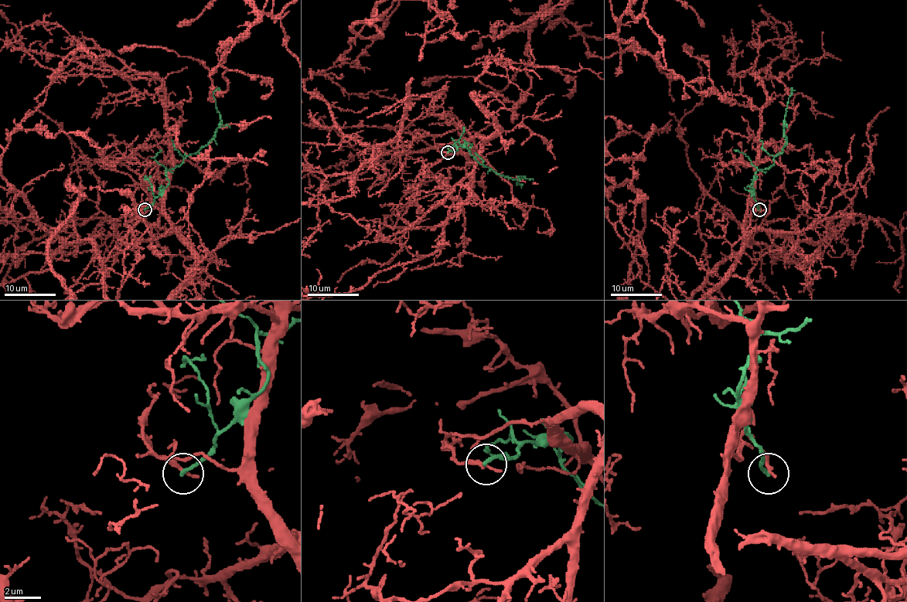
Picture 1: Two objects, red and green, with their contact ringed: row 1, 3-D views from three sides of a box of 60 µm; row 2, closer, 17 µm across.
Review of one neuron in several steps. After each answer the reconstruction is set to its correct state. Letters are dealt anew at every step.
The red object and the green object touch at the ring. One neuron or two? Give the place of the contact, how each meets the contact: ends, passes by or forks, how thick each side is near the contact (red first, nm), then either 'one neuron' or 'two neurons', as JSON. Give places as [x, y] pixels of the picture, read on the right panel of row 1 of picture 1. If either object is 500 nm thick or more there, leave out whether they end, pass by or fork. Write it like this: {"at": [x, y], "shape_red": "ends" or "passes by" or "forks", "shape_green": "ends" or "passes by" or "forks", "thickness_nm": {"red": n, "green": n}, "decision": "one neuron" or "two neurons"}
{"at": [759, 209], "shape_red": "ends", "shape_green": "ends", "thickness_nm": {"red": 280, "green": 200}, "decision": "two neurons"}

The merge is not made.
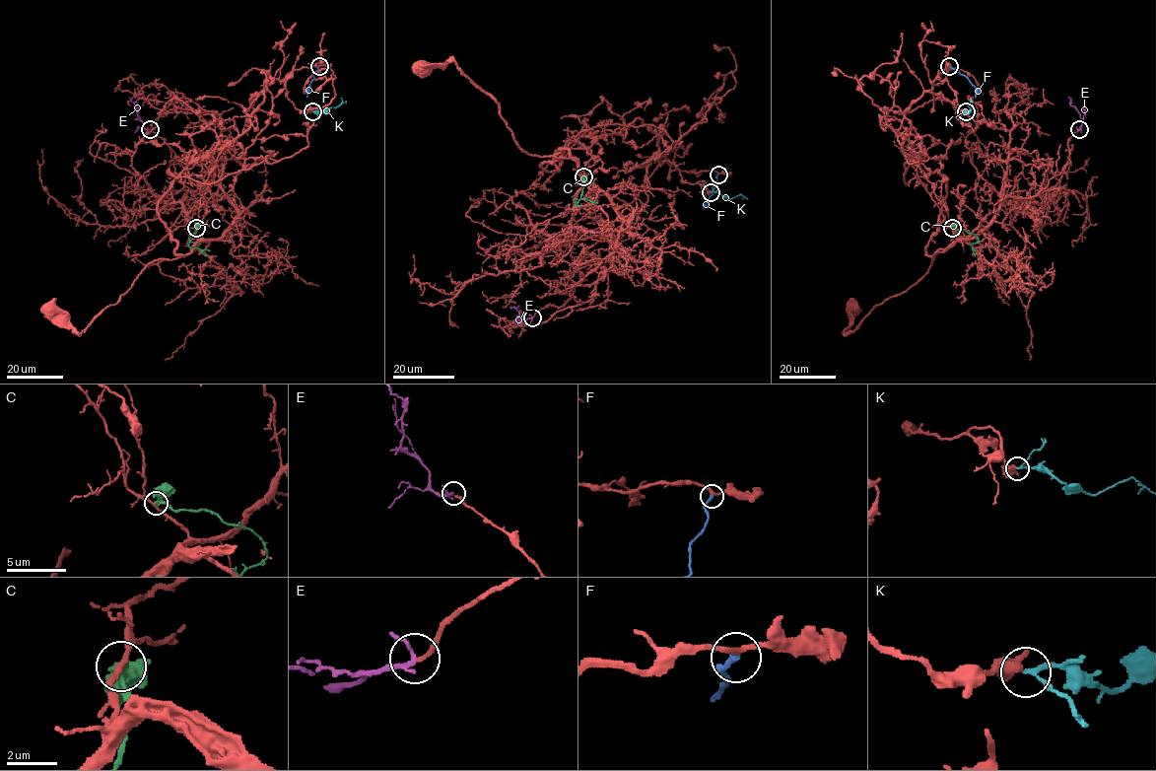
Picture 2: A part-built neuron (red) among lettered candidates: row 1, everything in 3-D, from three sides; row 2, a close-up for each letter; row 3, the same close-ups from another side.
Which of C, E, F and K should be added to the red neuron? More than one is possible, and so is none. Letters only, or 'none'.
E, F

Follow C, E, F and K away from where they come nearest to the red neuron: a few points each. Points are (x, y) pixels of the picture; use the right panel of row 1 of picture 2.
C: (951, 228), (966, 230), (978, 238), (971, 246), (974, 255)
E: (1079, 129), (1082, 119), (1067, 97)
F: (949, 66), (964, 75), (976, 89), (975, 98)
K: (966, 111), (968, 113), (971, 108), (968, 105), (971, 98)

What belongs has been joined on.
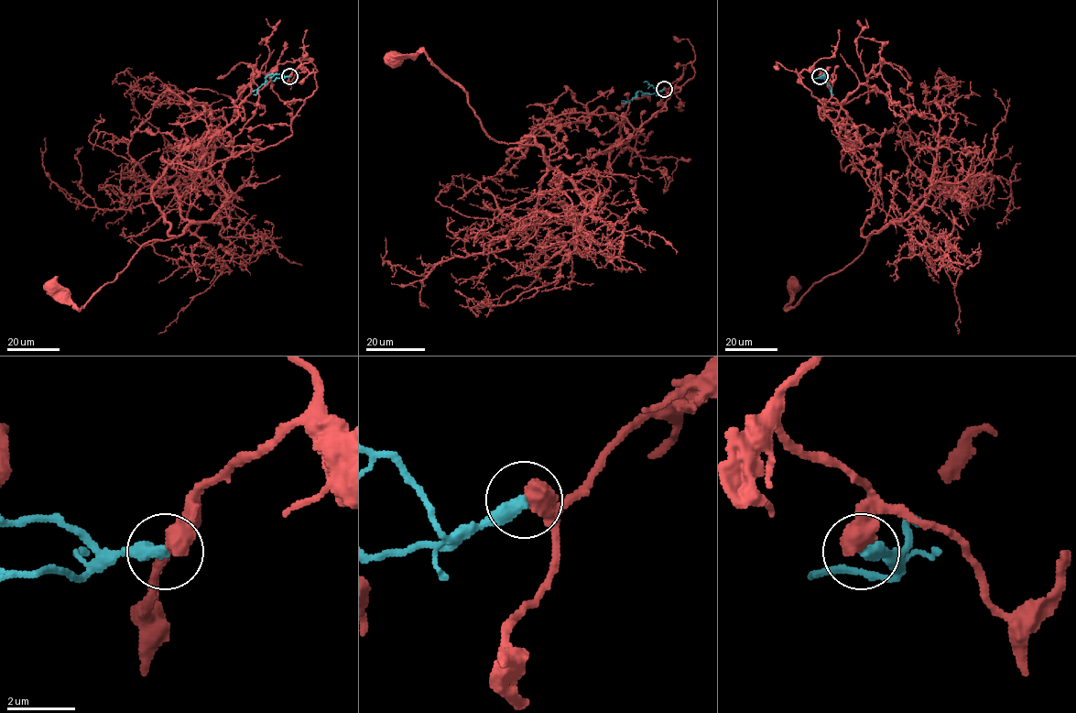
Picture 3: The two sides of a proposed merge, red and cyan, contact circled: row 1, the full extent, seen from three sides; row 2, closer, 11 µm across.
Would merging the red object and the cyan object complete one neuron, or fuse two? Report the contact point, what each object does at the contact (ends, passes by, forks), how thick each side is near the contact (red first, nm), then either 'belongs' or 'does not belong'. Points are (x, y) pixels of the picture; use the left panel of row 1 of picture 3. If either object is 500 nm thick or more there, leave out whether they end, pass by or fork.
(289, 76) | 600/420 nm | does not belong

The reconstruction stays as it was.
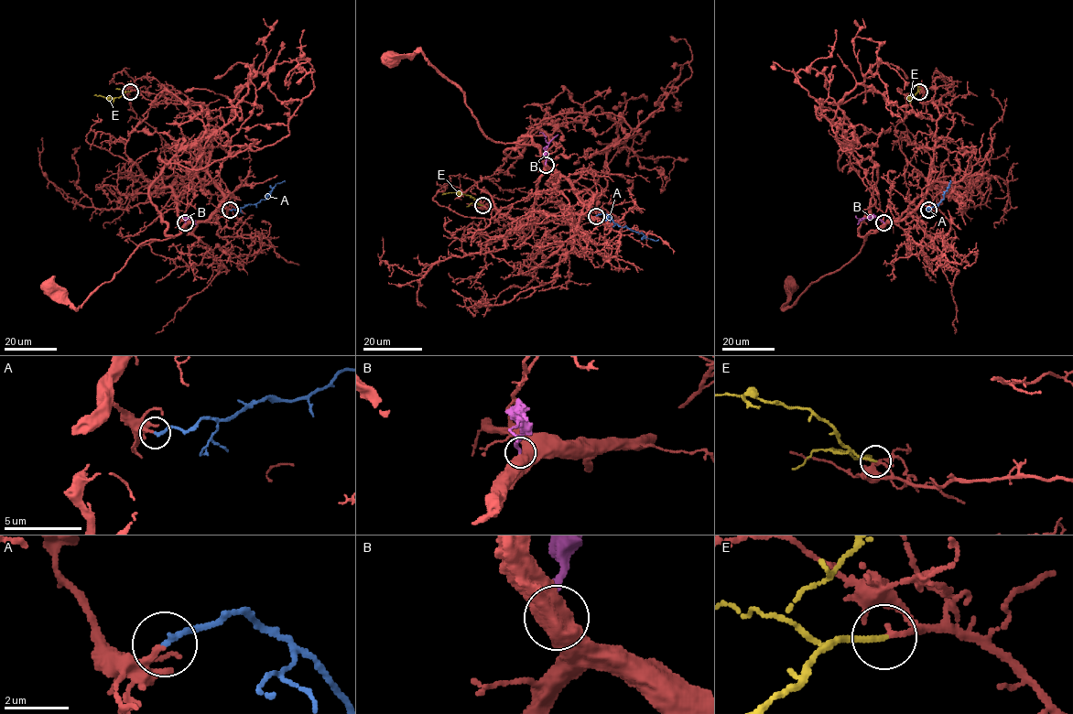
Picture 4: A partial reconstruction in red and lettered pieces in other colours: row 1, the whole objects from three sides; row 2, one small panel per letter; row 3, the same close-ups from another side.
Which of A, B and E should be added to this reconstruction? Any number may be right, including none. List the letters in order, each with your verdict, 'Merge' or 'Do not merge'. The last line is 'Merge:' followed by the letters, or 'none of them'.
A: Merge
B: Do not merge
E: Merge
Merge: A, E

